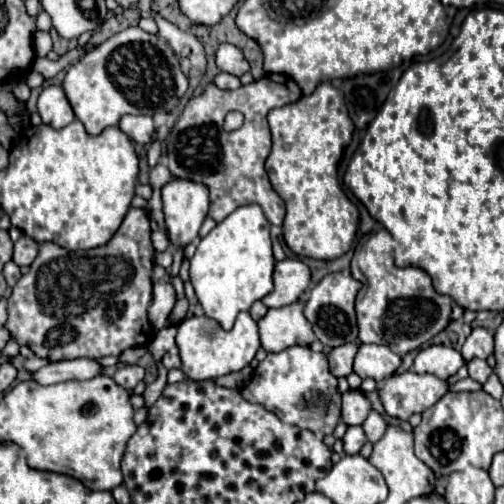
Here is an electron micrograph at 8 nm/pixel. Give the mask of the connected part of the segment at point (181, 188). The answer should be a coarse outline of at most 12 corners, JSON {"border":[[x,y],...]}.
{"border":[[191,180],[163,186],[167,238],[185,248],[199,236],[209,190]]}

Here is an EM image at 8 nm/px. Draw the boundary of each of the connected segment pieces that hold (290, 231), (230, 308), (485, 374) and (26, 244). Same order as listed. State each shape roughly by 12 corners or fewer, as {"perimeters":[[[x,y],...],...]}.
{"perimeters":[[[341,90],[271,110],[265,168],[297,256],[335,260],[359,210],[337,180]],[[261,206],[229,214],[189,270],[205,314],[231,330],[273,290]],[[473,358],[467,362],[469,378],[485,384],[491,368],[485,360]],[[23,234],[15,242],[13,262],[29,266],[37,256],[37,244]]]}

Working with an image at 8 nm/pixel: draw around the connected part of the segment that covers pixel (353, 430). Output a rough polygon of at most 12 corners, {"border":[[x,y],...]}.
{"border":[[349,426],[343,436],[345,454],[359,454],[365,444],[361,426]]}

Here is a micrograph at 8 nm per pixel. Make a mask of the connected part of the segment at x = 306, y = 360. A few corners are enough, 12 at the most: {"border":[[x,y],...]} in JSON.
{"border":[[291,346],[241,388],[285,424],[333,434],[341,392],[327,356]]}

